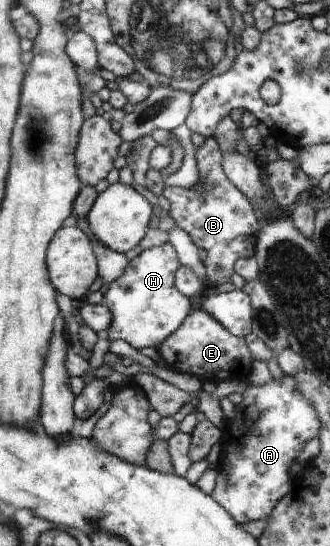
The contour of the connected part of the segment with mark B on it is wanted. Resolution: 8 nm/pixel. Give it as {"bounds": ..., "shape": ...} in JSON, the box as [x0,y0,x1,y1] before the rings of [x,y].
{"bounds":[164,137,259,286],"shape":[[[206,137],[200,147],[195,147],[199,180],[204,187],[204,195],[194,191],[194,187],[166,185],[164,197],[170,201],[170,217],[175,225],[190,236],[190,239],[200,248],[206,249],[207,258],[204,267],[207,271],[208,283],[213,286],[230,281],[234,273],[234,263],[240,257],[255,255],[256,238],[259,232],[259,219],[254,216],[253,205],[248,201],[247,194],[231,182],[224,173],[222,165],[222,148],[214,137]]]}

